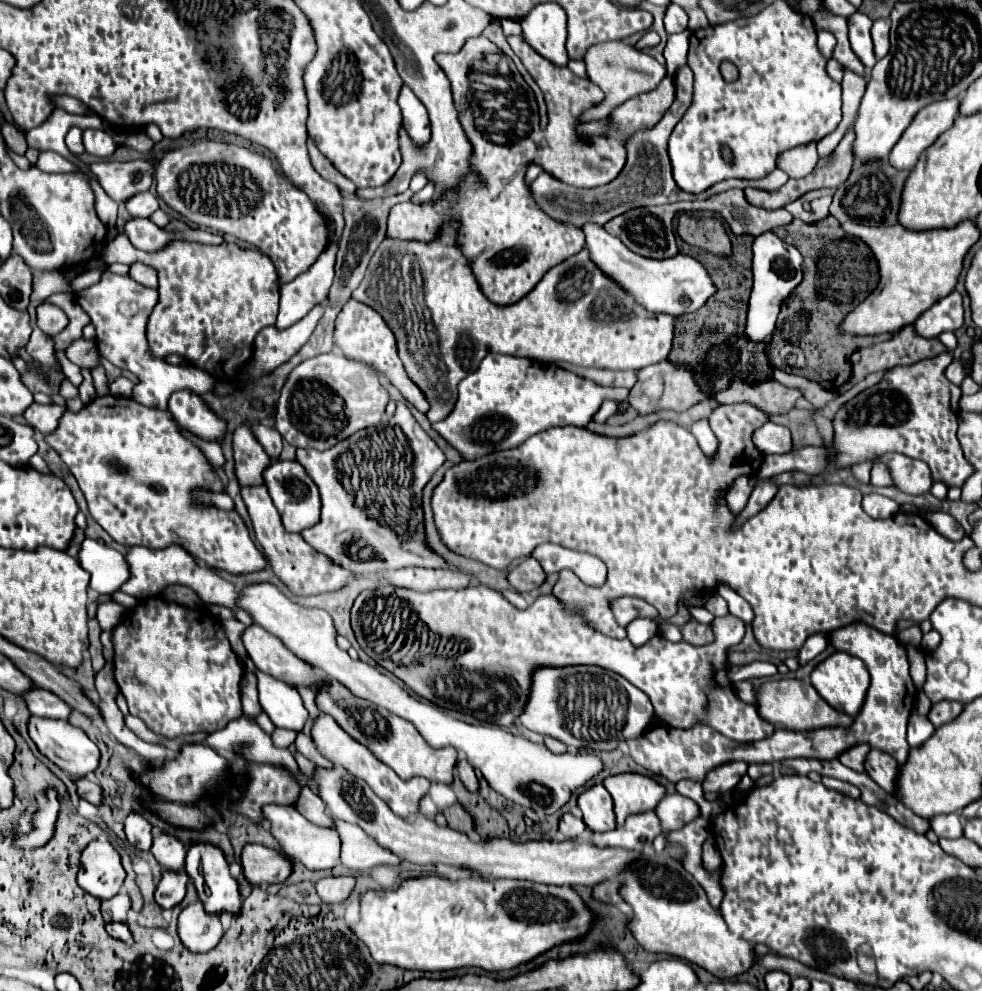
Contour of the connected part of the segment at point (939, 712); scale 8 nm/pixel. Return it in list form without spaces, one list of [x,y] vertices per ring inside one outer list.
[[[937,702],[933,704],[931,712],[929,712],[929,720],[933,722],[935,728],[955,720],[963,710],[963,704],[961,702]]]

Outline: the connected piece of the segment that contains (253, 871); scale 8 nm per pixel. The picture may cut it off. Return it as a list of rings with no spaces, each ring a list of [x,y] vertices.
[[[247,844],[241,854],[245,878],[259,886],[263,882],[285,882],[293,872],[293,862],[283,850],[273,850],[261,844]]]

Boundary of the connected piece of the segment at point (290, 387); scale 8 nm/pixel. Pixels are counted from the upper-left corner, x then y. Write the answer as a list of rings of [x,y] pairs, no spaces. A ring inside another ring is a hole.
[[[329,352],[309,358],[291,370],[285,386],[281,388],[275,426],[277,432],[295,448],[327,450],[333,444],[349,438],[357,430],[379,424],[387,402],[389,392],[381,386],[379,376],[371,366],[359,360],[345,358],[343,354]],[[325,372],[331,372],[331,378]],[[313,394],[319,394],[319,400],[315,404],[309,400],[313,398]]]

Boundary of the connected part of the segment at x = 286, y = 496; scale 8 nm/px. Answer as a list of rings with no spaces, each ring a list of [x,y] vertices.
[[[273,460],[263,470],[263,482],[269,488],[273,504],[279,510],[287,532],[303,532],[305,528],[311,528],[319,522],[319,512],[321,512],[319,490],[297,460],[291,460],[291,462],[289,460]]]

